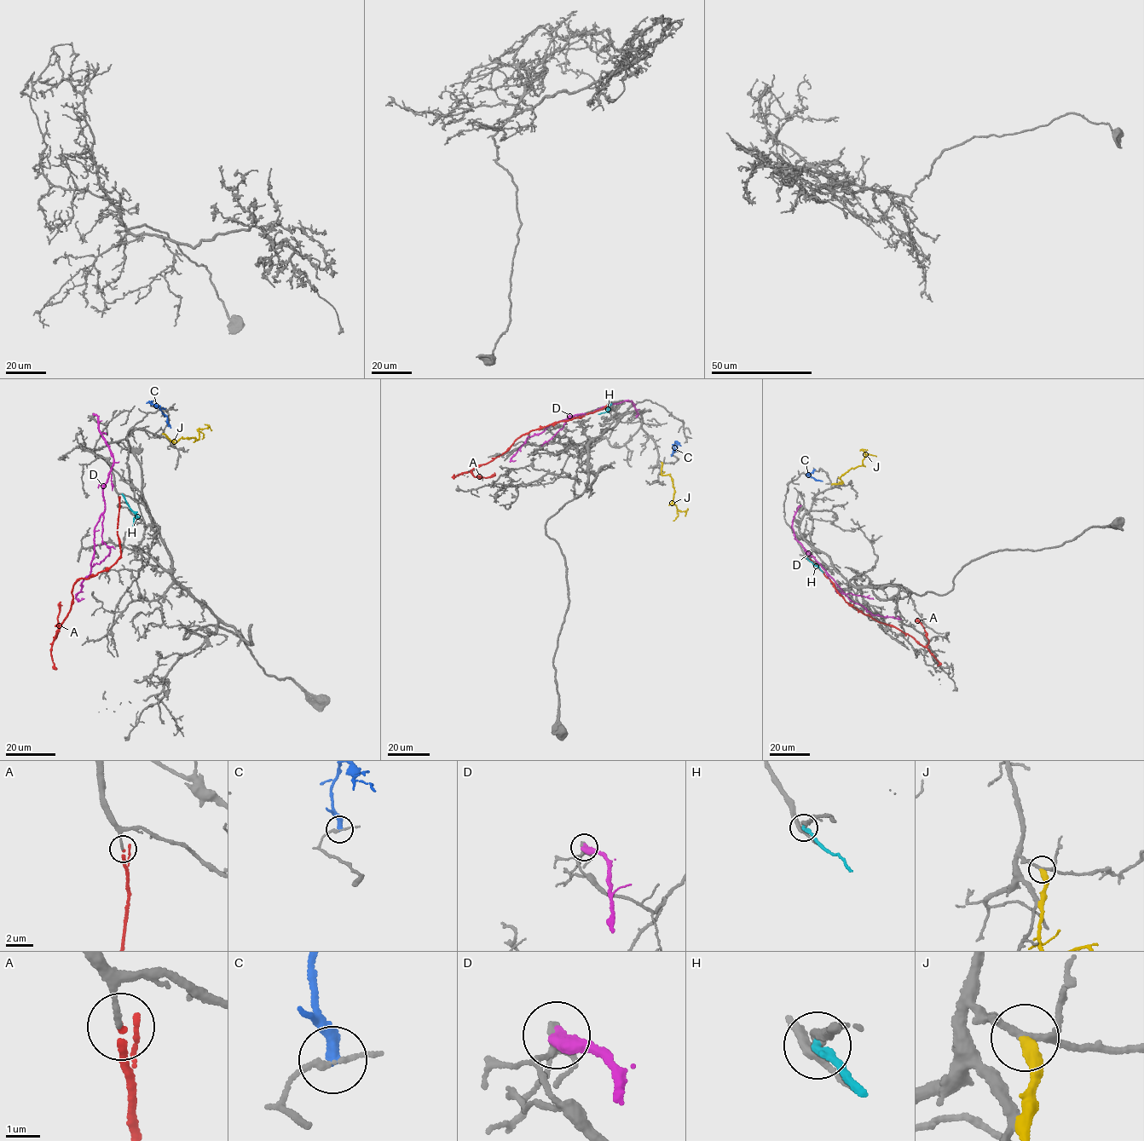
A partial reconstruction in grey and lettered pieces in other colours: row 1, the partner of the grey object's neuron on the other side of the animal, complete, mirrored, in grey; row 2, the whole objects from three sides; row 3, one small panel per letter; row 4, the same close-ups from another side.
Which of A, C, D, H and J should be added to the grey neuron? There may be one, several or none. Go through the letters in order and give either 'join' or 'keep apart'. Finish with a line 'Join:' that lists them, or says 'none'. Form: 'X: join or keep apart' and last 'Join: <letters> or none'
A: keep apart
C: keep apart
D: keep apart
H: keep apart
J: keep apart
Join: none

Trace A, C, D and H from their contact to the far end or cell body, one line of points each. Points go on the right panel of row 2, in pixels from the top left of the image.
A: (809, 561), (823, 573), (846, 602), (926, 646), (928, 642), (927, 632), (917, 620)
C: (814, 469), (806, 475), (823, 481)
D: (800, 505), (792, 522), (796, 539), (852, 601), (872, 614), (898, 619), (898, 616)
H: (806, 558), (823, 573)

